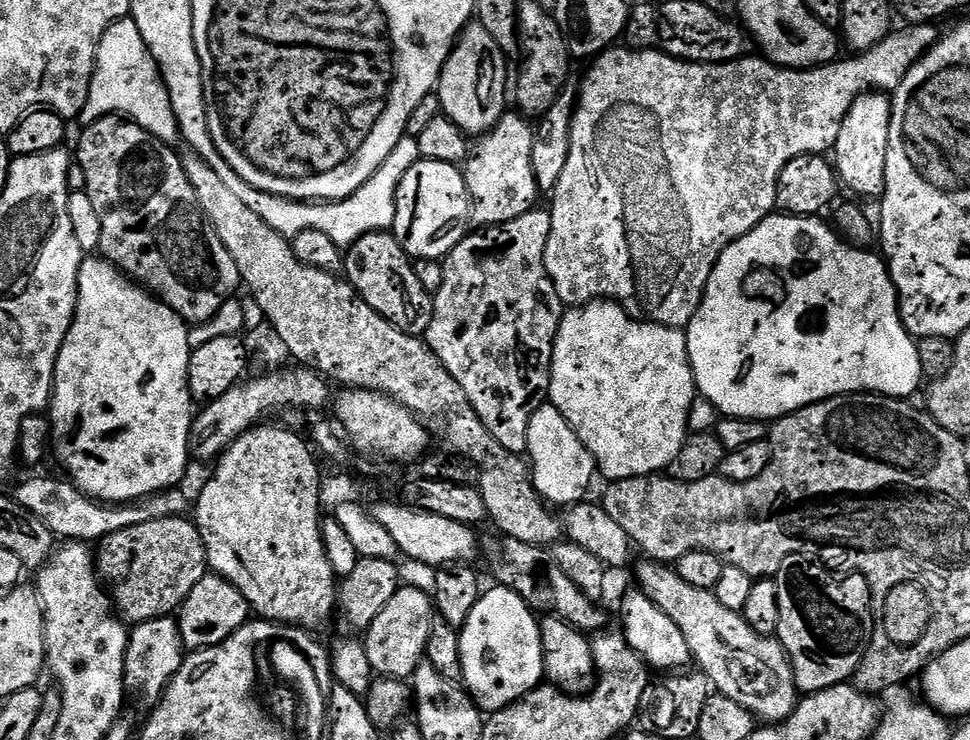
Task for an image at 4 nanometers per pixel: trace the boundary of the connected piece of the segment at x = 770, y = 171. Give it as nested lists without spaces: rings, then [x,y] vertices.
[[[914,24],[901,29],[901,32],[893,31],[869,52],[853,55],[853,60],[837,58],[831,64],[822,64],[818,68],[781,68],[767,58],[751,54],[725,64],[689,64],[687,60],[676,60],[663,50],[633,52],[627,46],[613,46],[601,52],[591,61],[592,69],[585,74],[584,81],[579,81],[576,111],[572,113],[570,126],[570,158],[566,158],[562,178],[558,178],[558,186],[550,194],[552,225],[544,257],[548,277],[558,290],[558,298],[566,306],[588,304],[591,300],[614,300],[630,316],[643,317],[667,328],[687,329],[698,310],[700,299],[704,297],[704,287],[710,282],[710,274],[721,254],[734,241],[741,240],[777,211],[778,178],[788,163],[799,156],[831,153],[838,142],[838,130],[842,130],[842,122],[856,99],[873,90],[884,94],[895,93],[906,74],[910,74],[912,67],[938,39],[938,32],[935,32],[936,28],[931,24]]]

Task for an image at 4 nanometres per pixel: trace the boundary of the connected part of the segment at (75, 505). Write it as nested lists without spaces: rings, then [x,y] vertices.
[[[36,476],[33,480],[24,480],[14,491],[14,498],[27,512],[34,514],[34,518],[41,520],[53,537],[64,542],[99,542],[118,530],[126,530],[126,526],[142,526],[142,522],[154,522],[158,518],[184,516],[190,508],[190,500],[180,490],[155,492],[129,504],[101,504],[99,500],[90,499],[71,479],[63,479],[47,480],[44,476]]]

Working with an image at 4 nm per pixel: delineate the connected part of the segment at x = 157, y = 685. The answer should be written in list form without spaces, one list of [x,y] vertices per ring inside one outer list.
[[[175,615],[150,618],[150,622],[131,625],[124,663],[124,686],[129,697],[136,696],[136,704],[143,710],[151,710],[163,696],[168,684],[178,674],[186,655]]]

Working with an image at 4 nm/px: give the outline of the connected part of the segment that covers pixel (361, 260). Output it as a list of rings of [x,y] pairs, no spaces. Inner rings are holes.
[[[391,231],[371,232],[358,238],[358,242],[351,244],[343,253],[342,272],[348,283],[356,289],[358,295],[374,310],[378,310],[378,314],[386,317],[398,330],[419,337],[423,337],[427,333],[432,321],[433,297],[424,289],[422,282],[418,282],[418,274],[413,261],[402,250],[402,246]]]

